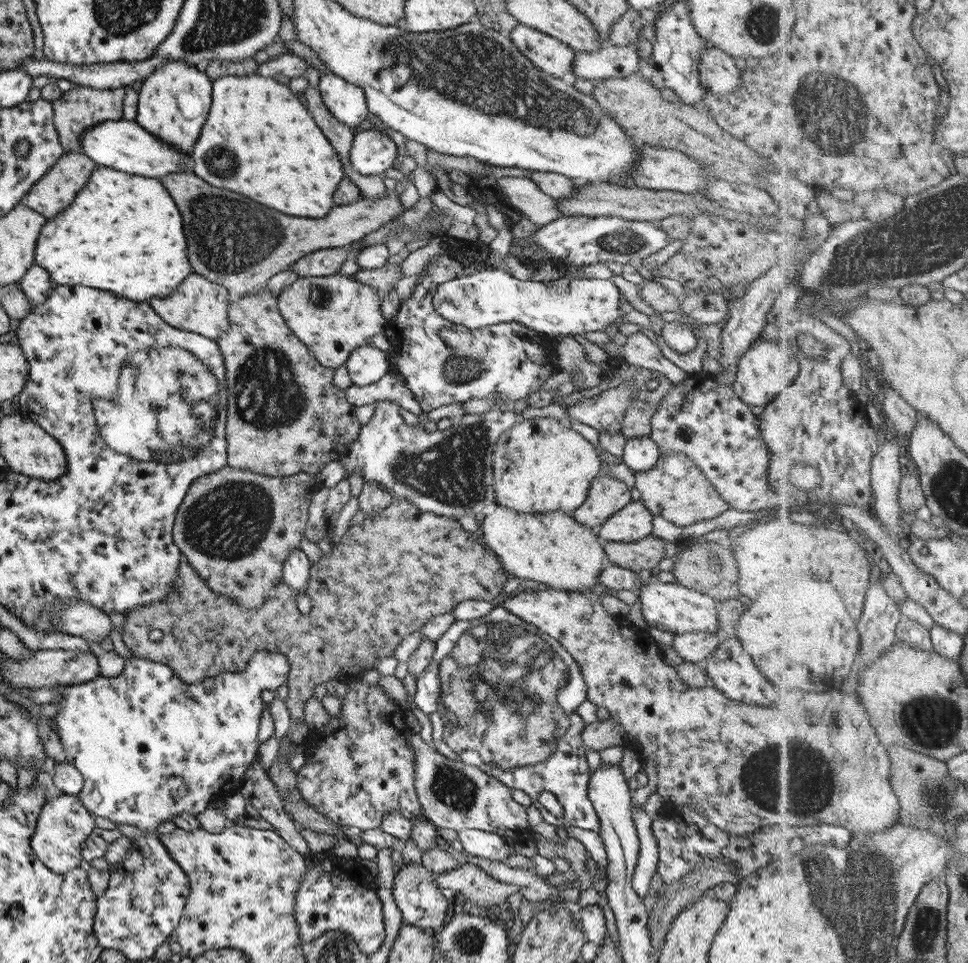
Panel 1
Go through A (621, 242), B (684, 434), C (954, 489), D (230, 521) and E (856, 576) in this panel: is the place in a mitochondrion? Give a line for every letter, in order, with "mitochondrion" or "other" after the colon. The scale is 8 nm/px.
A: mitochondrion
B: other
C: mitochondrion
D: mitochondrion
E: other

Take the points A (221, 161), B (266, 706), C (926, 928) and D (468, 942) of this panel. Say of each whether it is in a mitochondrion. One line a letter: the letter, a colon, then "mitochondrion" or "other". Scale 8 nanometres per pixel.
A: mitochondrion
B: other
C: mitochondrion
D: mitochondrion

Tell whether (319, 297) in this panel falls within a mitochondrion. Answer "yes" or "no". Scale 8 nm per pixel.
yes

